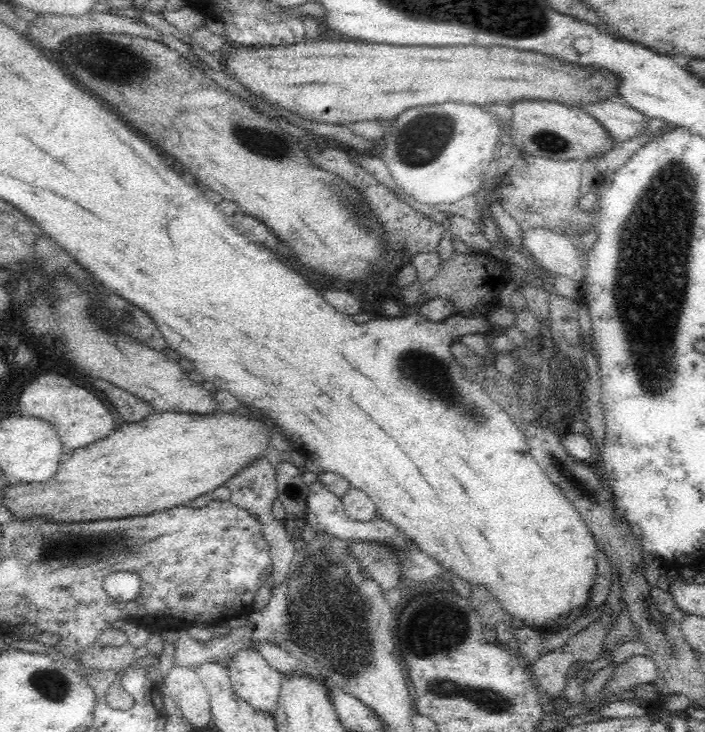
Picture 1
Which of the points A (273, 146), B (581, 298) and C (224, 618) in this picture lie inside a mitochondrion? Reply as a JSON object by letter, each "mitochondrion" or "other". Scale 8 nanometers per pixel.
{"A":"mitochondrion","B":"other","C":"other"}

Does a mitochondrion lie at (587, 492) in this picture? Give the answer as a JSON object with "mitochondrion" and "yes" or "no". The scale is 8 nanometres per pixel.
{"mitochondrion":"yes"}

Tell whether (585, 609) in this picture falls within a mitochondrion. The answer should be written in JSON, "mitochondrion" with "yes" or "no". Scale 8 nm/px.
{"mitochondrion":"no"}

